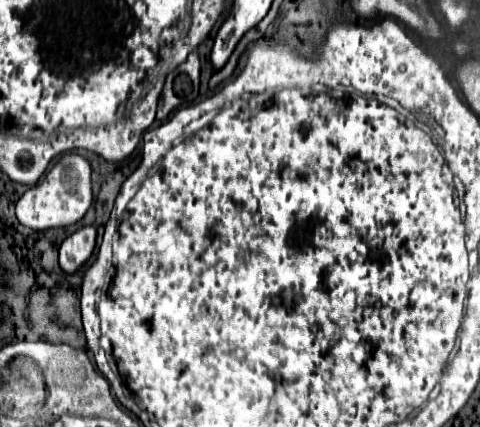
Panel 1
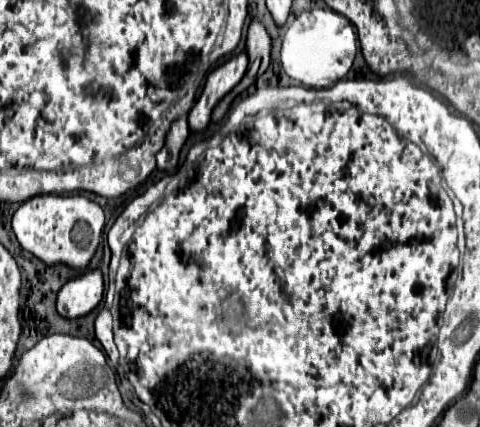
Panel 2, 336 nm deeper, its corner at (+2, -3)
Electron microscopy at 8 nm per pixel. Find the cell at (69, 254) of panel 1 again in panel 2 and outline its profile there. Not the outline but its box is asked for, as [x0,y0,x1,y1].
[56,270,104,318]

